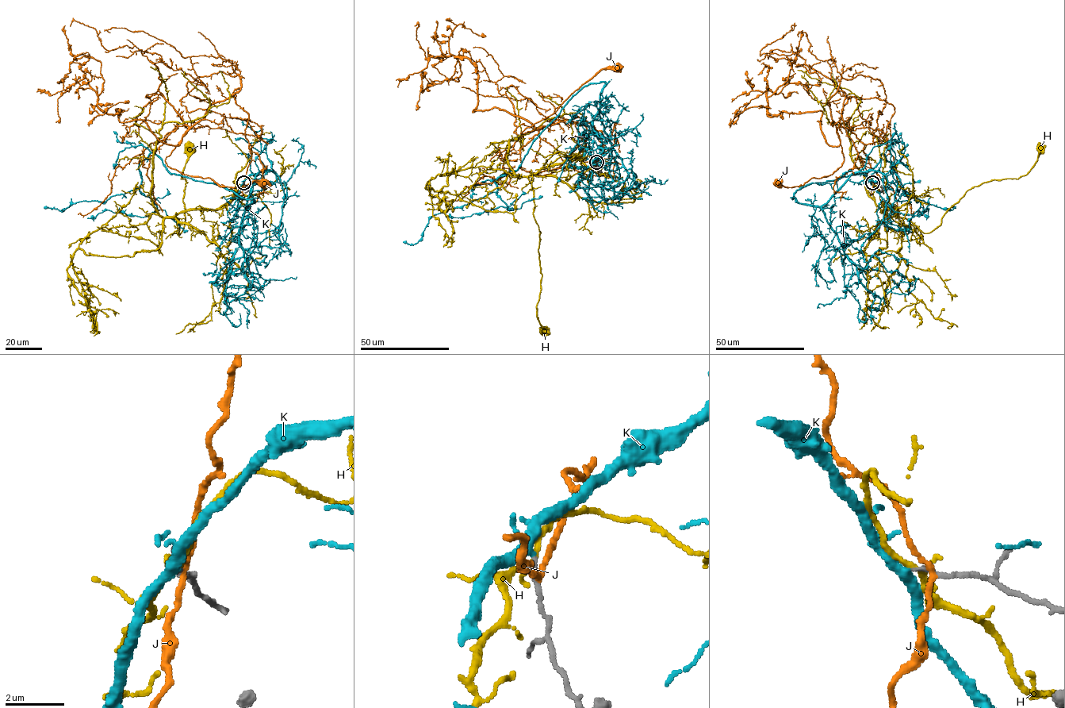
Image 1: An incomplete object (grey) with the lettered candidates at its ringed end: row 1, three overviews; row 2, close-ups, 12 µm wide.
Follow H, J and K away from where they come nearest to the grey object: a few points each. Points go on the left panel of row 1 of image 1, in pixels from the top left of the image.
H: (243, 182), (225, 206), (179, 212), (173, 217), (178, 235), (189, 148)
J: (243, 183), (251, 155), (248, 113), (233, 95), (239, 87), (213, 102), (165, 161), (221, 186), (262, 182)
K: (243, 182), (258, 172), (247, 206), (252, 198), (171, 174), (151, 153), (139, 163), (138, 188), (44, 206)

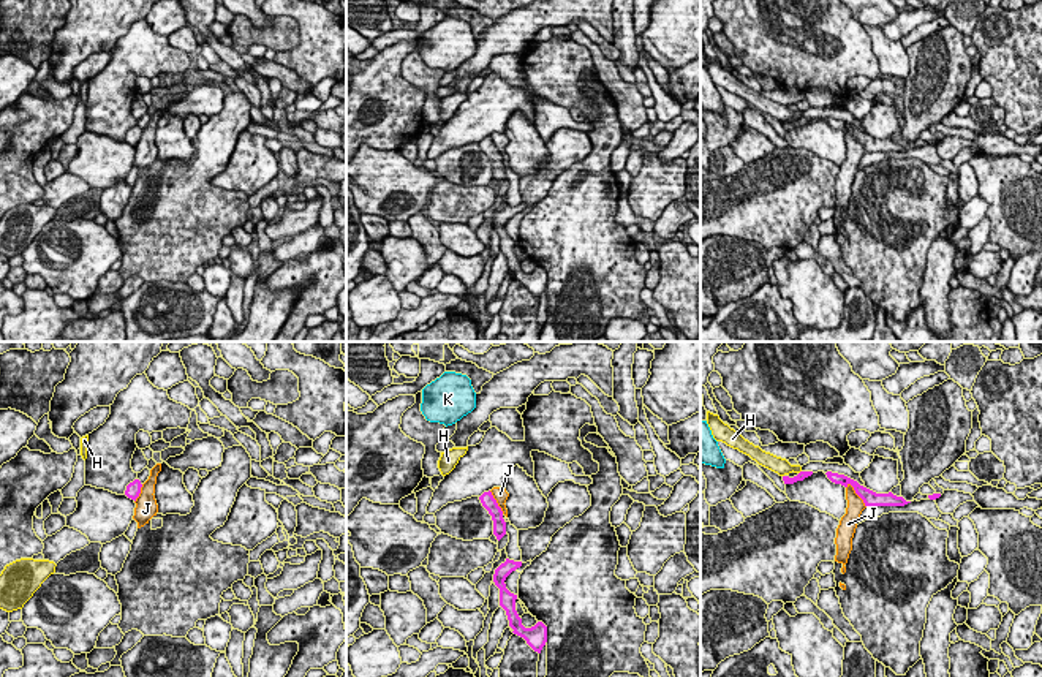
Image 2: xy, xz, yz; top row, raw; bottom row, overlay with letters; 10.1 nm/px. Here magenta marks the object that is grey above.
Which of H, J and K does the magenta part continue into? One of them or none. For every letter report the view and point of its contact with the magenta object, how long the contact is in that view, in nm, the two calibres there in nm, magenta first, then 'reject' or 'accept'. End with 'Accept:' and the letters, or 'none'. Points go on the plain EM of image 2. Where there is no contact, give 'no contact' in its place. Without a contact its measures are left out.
H: no contact; reject
J: meets magenta in yz at (857, 139); contact 320 nm long; 160 nm thick on the magenta side, 170 nm on the other; reject
K: no contact; accept
Accept: K

